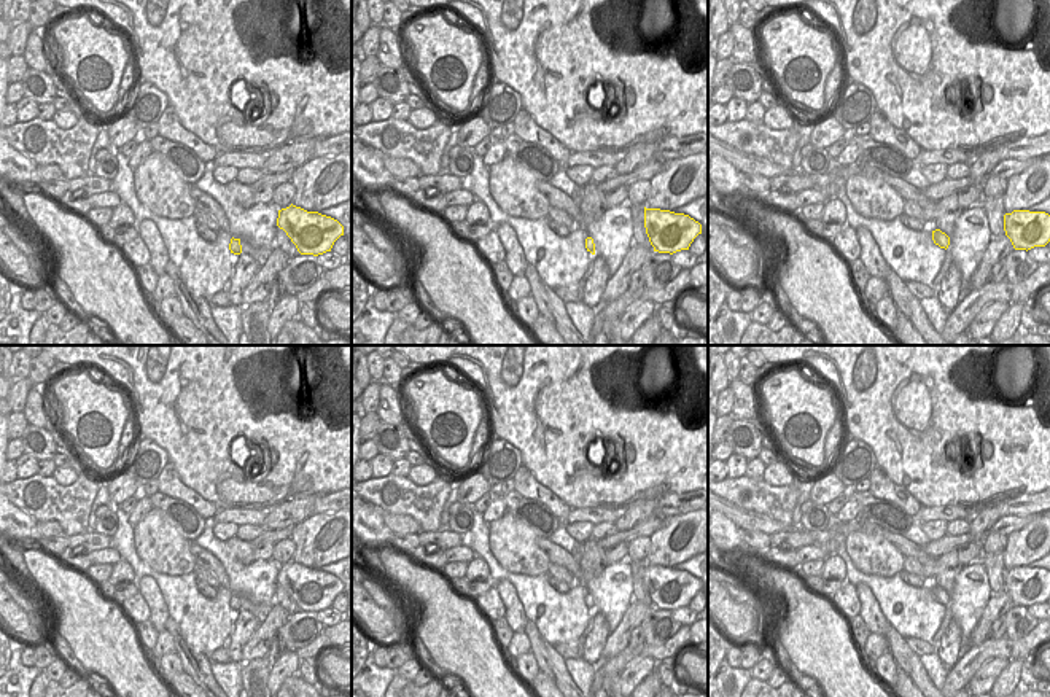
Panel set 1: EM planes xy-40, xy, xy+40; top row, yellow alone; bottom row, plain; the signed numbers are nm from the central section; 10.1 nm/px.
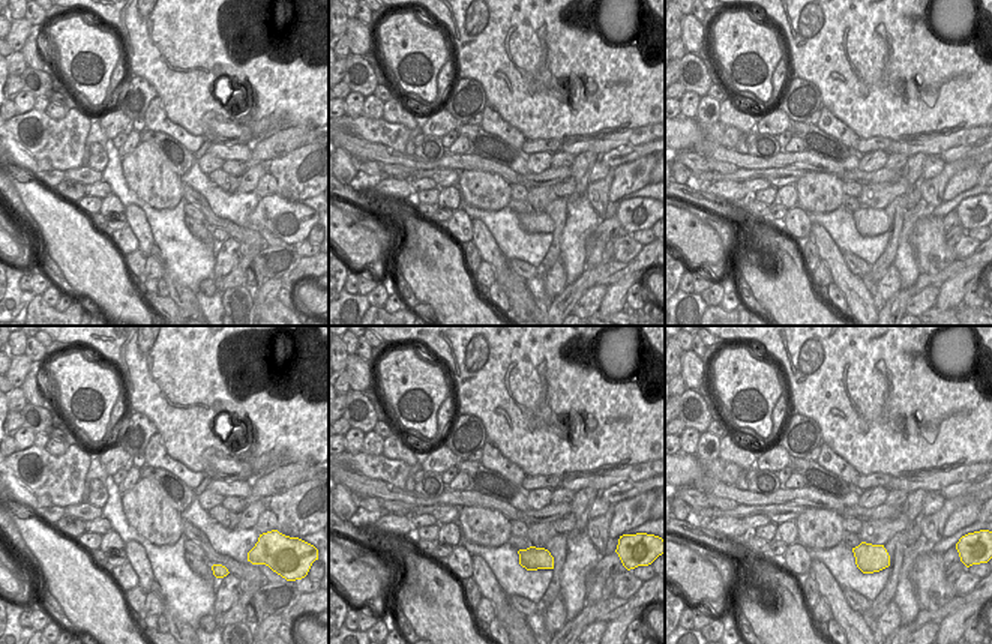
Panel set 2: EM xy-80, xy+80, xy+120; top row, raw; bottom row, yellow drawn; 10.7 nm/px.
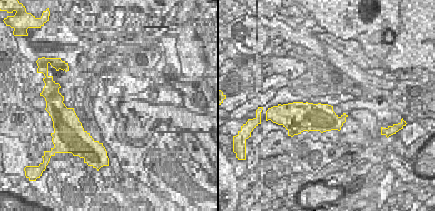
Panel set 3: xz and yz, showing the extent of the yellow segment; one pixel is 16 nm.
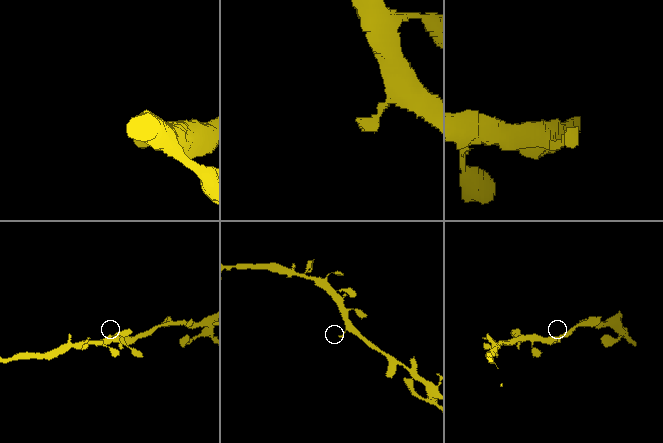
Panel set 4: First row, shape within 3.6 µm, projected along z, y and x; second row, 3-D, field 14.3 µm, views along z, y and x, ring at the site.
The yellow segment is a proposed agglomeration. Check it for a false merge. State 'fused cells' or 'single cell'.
single cell

